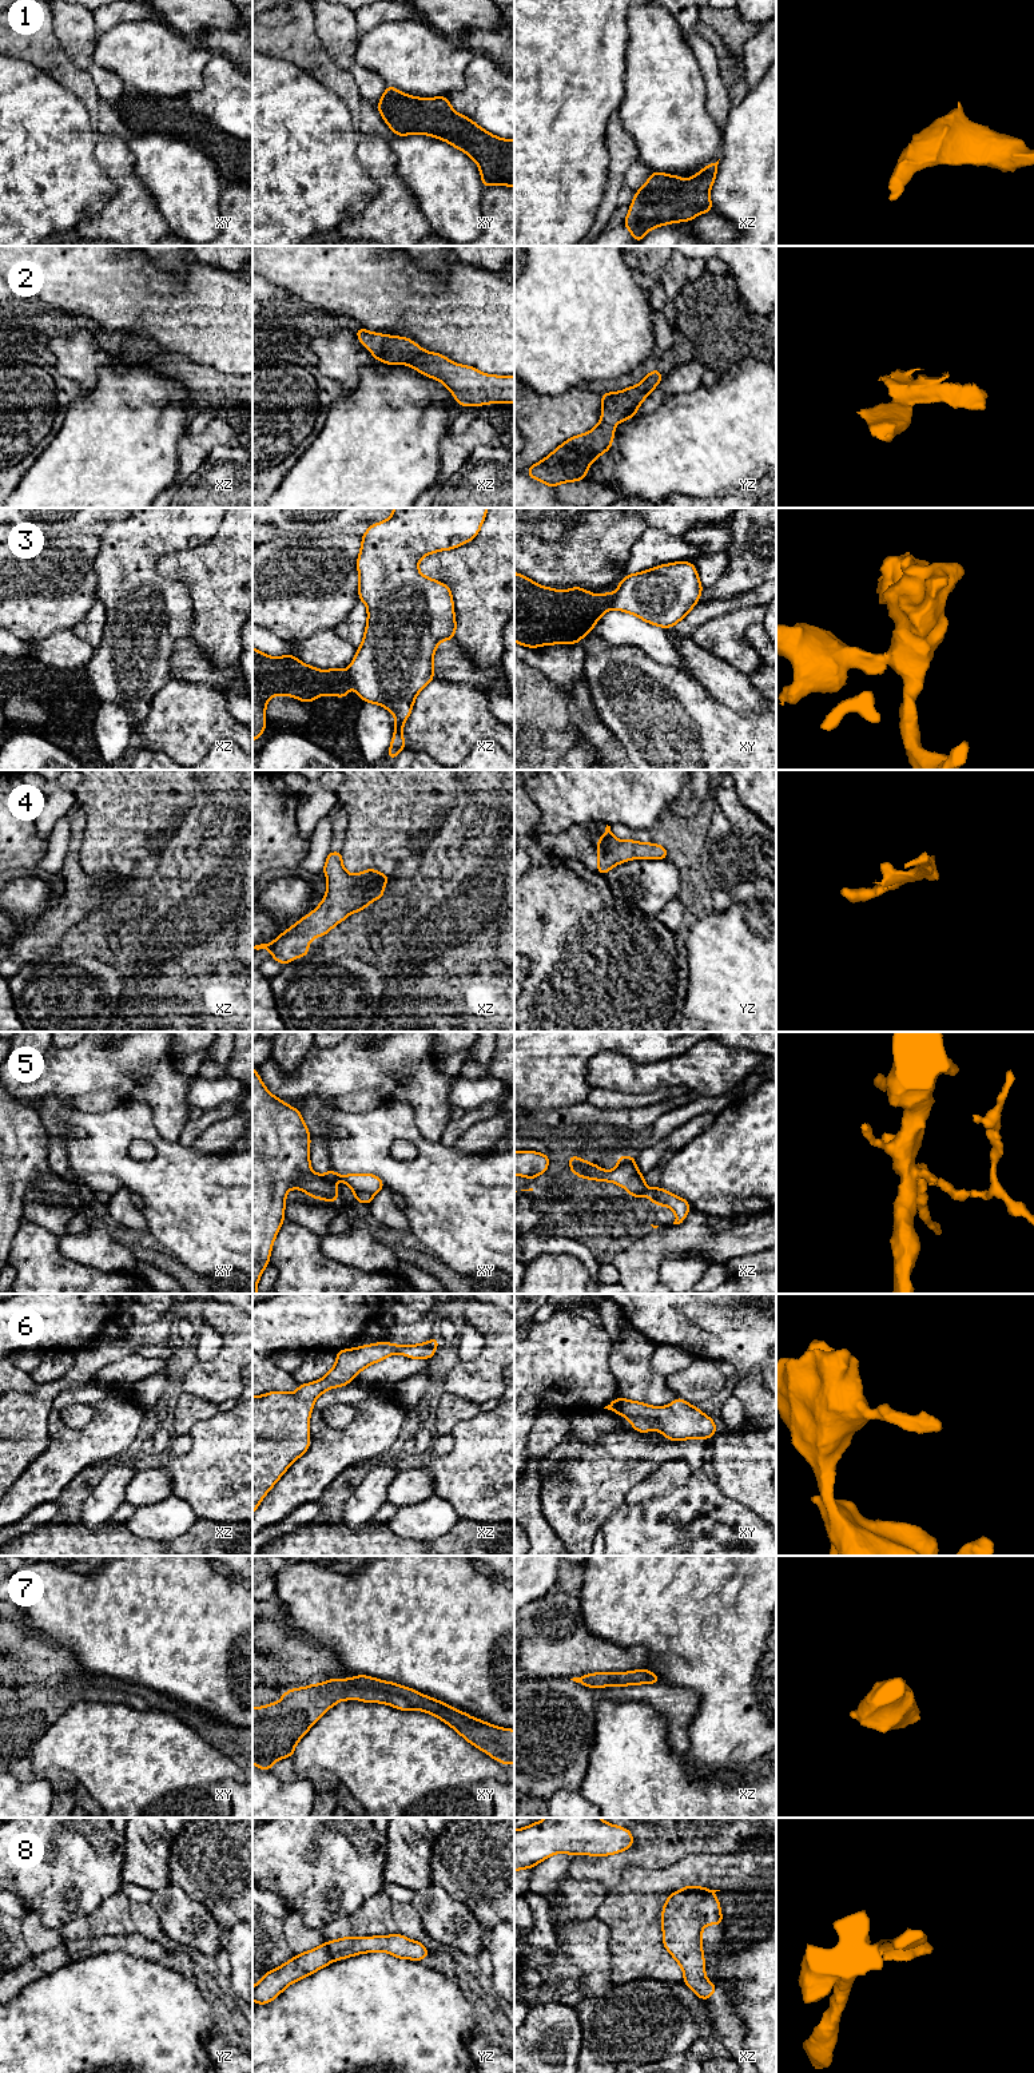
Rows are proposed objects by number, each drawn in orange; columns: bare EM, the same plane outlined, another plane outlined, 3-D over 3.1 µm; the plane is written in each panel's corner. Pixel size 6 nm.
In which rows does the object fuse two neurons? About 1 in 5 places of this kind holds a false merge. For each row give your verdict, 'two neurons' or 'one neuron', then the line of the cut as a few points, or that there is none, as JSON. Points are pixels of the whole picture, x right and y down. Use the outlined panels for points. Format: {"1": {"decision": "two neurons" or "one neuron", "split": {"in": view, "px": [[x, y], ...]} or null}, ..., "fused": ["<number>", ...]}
{"1": {"decision": "one neuron", "split": null}, "2": {"decision": "one neuron", "split": null}, "3": {"decision": "two neurons", "split": {"in": "xz", "px": [[348, 672], [353, 684]]}}, "4": {"decision": "one neuron", "split": null}, "5": {"decision": "two neurons", "split": {"in": "xz", "px": [[617, 1163], [629, 1164], [639, 1174]]}}, "6": {"decision": "one neuron", "split": null}, "7": {"decision": "one neuron", "split": null}, "8": {"decision": "one neuron", "split": null}, "fused": ["3", "5"]}

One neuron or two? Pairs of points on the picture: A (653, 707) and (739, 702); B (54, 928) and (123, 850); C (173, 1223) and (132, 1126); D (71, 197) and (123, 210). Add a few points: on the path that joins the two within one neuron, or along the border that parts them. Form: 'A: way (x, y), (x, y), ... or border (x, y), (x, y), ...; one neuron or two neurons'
A: border (699, 682), (716, 701), (742, 714), (751, 715); two neurons
B: border (79, 853), (87, 873), (115, 869), (128, 876); two neurons
C: way (173, 1196), (173, 1160), (159, 1144); one neuron
D: border (106, 174), (115, 187), (112, 195), (79, 225); two neurons

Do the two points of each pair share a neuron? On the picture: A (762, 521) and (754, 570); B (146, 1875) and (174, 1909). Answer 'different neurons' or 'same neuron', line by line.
A: same neuron
B: different neurons

